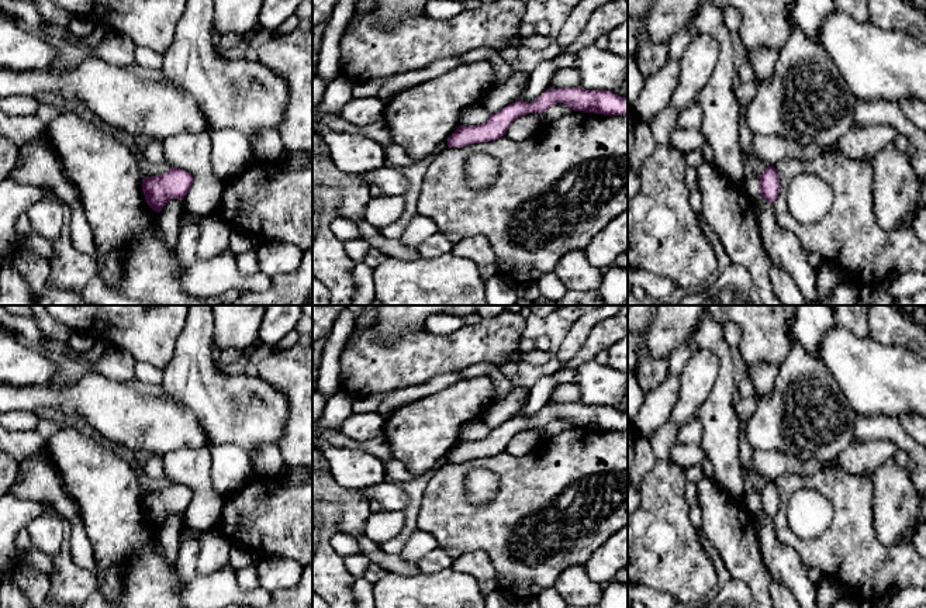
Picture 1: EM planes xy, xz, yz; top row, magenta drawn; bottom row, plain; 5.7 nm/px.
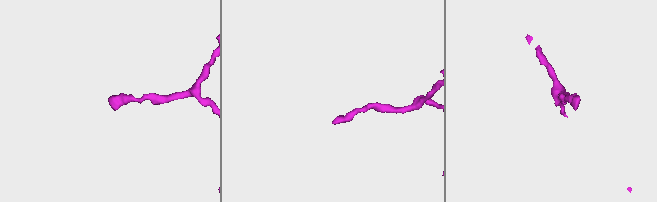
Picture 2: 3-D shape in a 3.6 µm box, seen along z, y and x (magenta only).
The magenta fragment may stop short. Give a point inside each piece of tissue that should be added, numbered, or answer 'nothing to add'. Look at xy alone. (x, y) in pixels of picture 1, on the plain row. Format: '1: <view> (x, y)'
nothing to add

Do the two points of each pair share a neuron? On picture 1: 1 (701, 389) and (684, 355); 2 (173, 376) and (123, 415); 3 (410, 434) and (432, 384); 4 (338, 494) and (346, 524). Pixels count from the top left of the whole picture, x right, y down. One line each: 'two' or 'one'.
1: two
2: two
3: two
4: one

